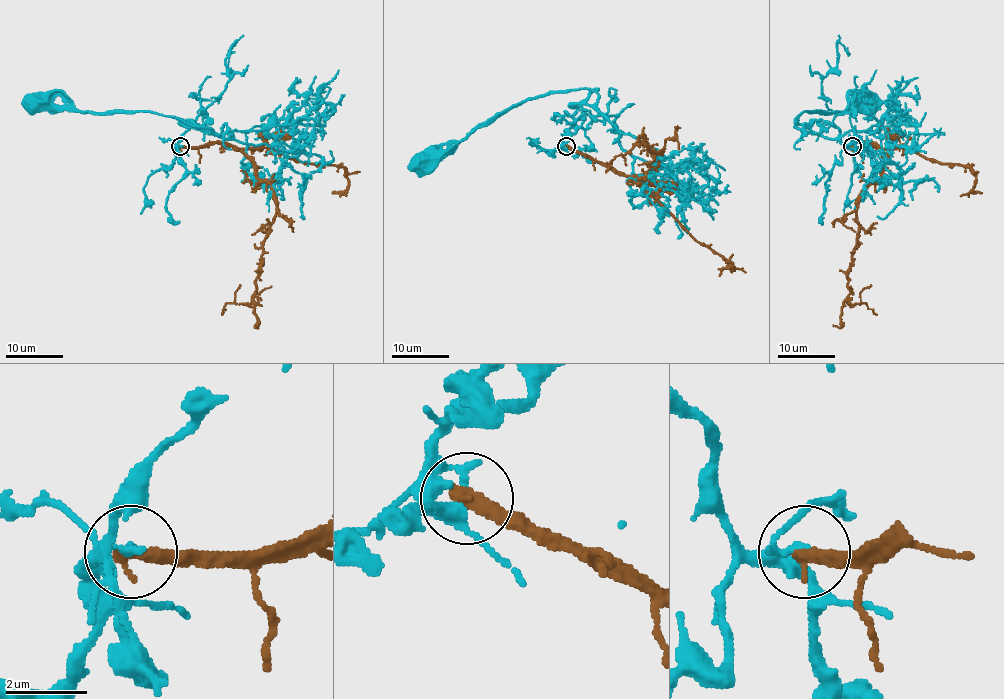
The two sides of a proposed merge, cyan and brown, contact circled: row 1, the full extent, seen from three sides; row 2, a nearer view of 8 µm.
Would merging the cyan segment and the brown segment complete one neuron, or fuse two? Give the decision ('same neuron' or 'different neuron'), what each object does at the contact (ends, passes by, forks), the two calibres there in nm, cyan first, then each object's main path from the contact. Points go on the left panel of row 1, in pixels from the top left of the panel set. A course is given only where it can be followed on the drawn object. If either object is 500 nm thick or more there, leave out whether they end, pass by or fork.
different neuron; cyan ends there; brown ends there; 170 nm thick on the cyan side, 400 nm on the other; cyan runs (181, 147), (176, 145), (189, 128), (187, 121), (202, 125), (141, 111), (36, 109), (31, 104); brown runs (181, 147), (224, 142), (253, 164), (276, 197), (276, 217), (264, 240), (253, 302), (227, 303), (221, 315)

